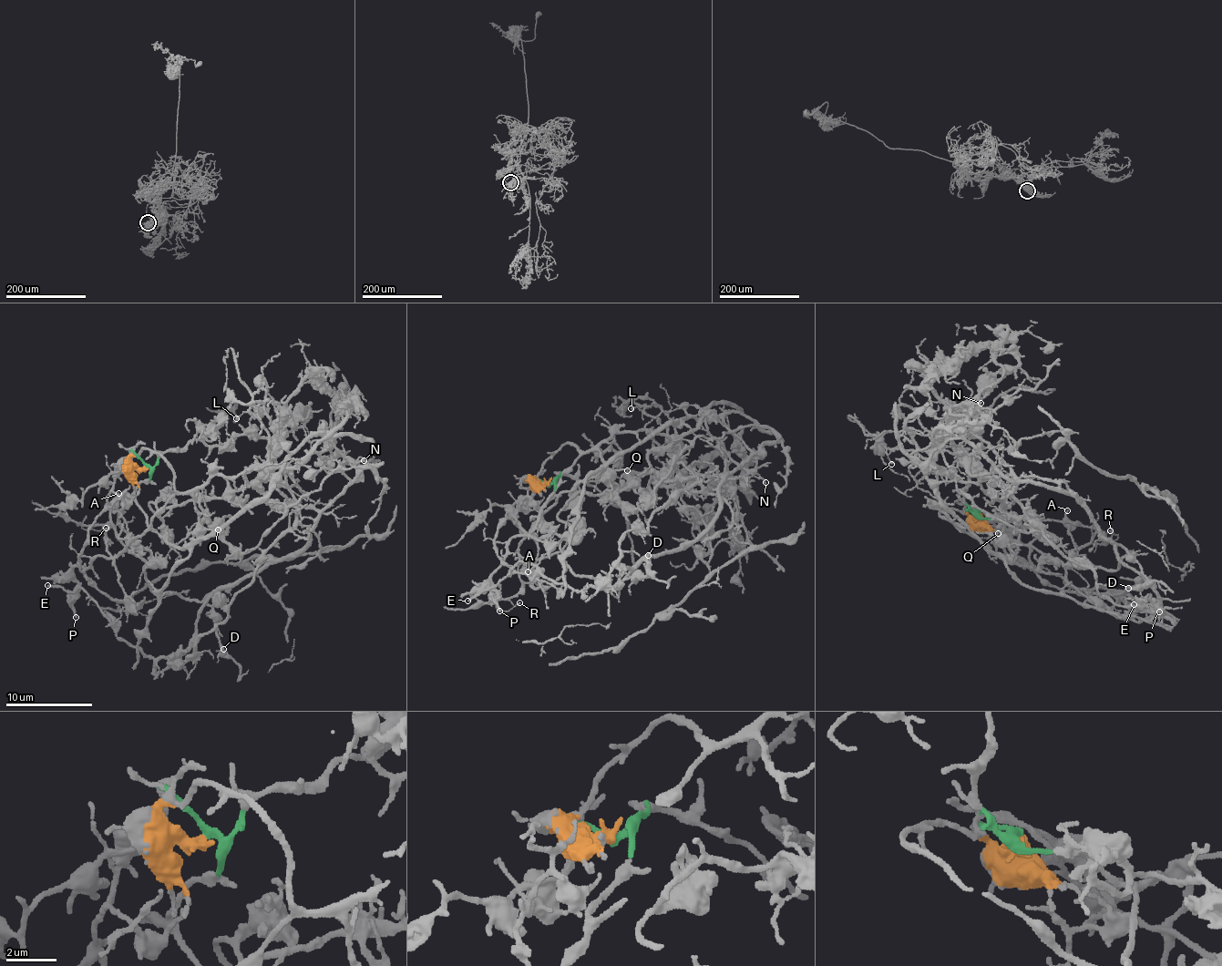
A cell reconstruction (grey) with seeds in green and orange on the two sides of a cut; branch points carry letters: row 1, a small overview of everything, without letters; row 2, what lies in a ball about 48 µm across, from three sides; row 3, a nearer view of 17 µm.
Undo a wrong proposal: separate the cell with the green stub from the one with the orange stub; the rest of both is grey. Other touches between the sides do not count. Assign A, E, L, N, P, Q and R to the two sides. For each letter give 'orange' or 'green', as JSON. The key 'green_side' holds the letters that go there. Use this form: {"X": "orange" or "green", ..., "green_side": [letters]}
{"A": "green", "E": "green", "L": "orange", "N": "green", "P": "orange", "Q": "orange", "R": "orange", "green_side": ["A", "E", "N"]}

